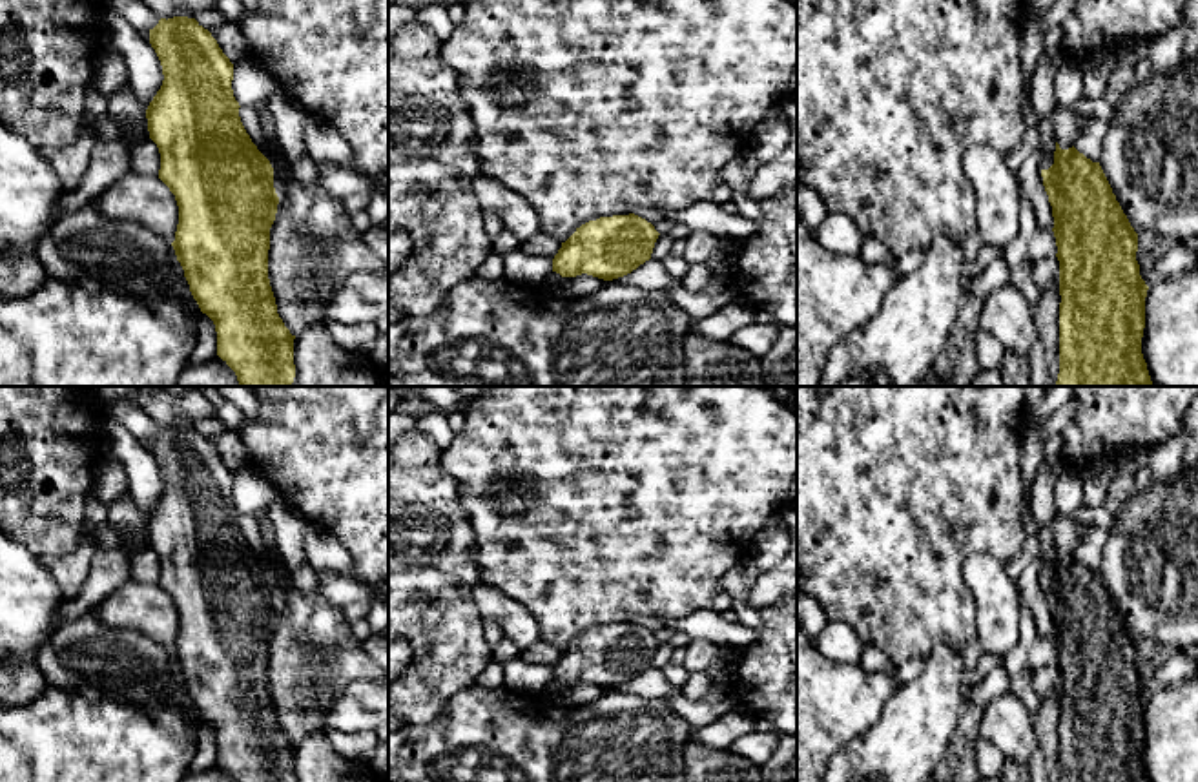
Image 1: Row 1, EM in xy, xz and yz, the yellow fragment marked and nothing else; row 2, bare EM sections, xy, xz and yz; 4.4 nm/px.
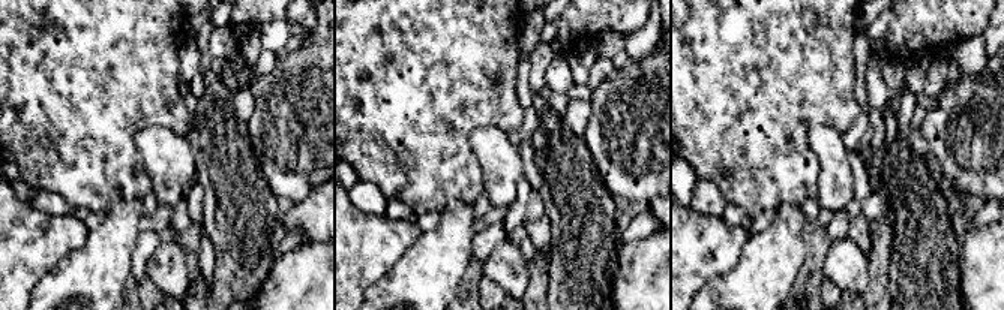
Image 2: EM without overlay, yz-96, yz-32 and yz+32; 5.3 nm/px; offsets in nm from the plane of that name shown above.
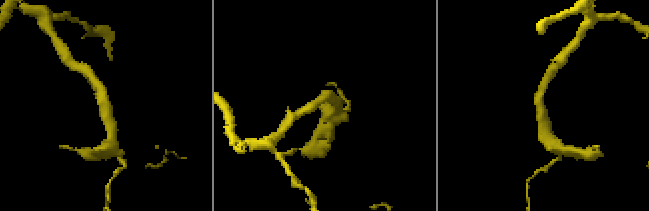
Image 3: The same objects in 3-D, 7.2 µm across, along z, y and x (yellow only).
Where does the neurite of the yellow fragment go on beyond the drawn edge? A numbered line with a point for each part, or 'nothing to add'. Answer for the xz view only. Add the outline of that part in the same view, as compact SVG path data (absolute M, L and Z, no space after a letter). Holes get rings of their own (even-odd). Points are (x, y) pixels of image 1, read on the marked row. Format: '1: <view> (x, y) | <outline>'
nothing to add

